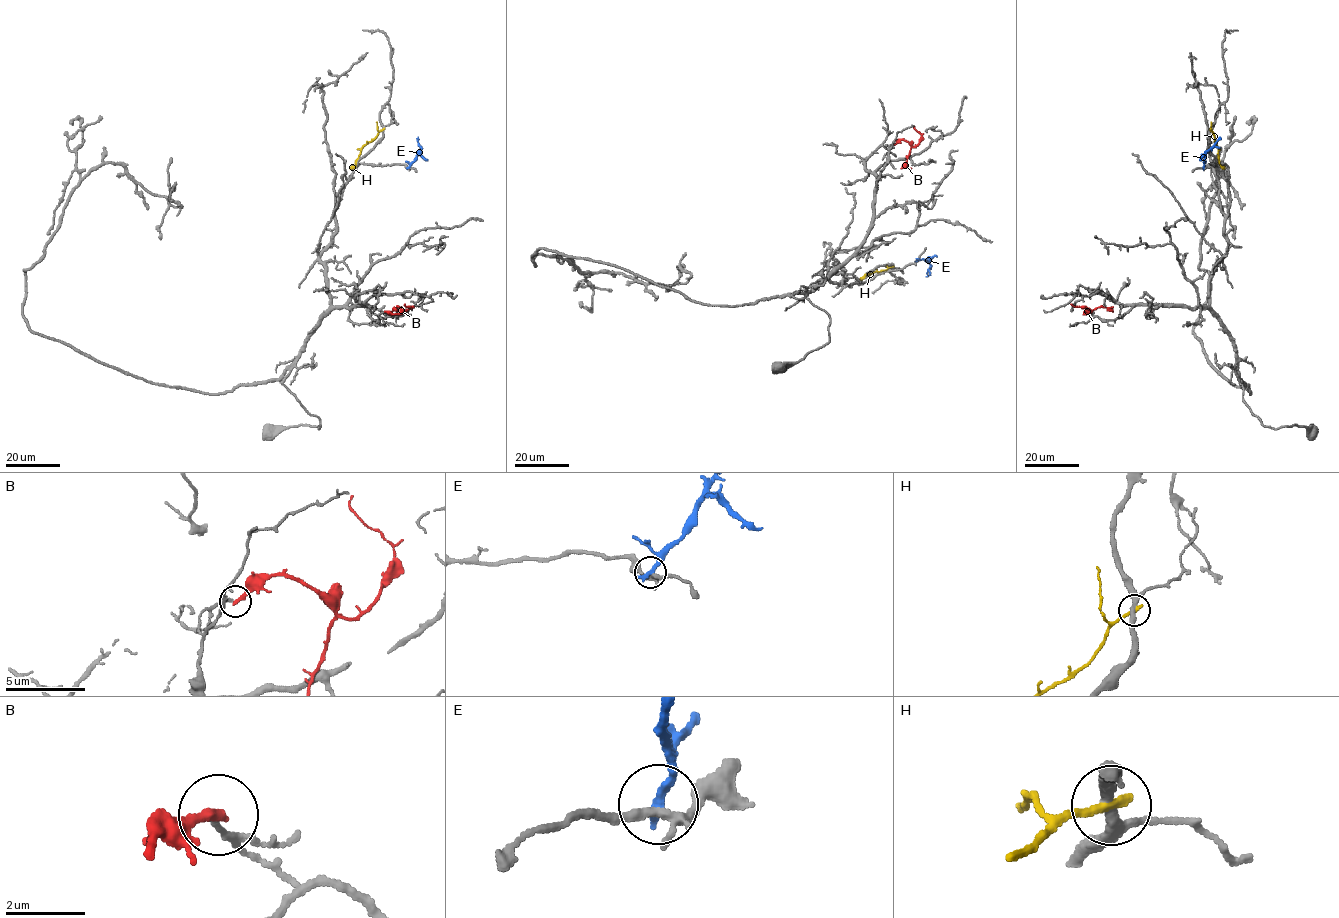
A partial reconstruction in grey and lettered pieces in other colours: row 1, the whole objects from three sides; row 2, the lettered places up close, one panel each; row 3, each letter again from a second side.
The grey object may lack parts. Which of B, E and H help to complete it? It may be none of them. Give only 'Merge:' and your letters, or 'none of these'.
Merge: none of these

